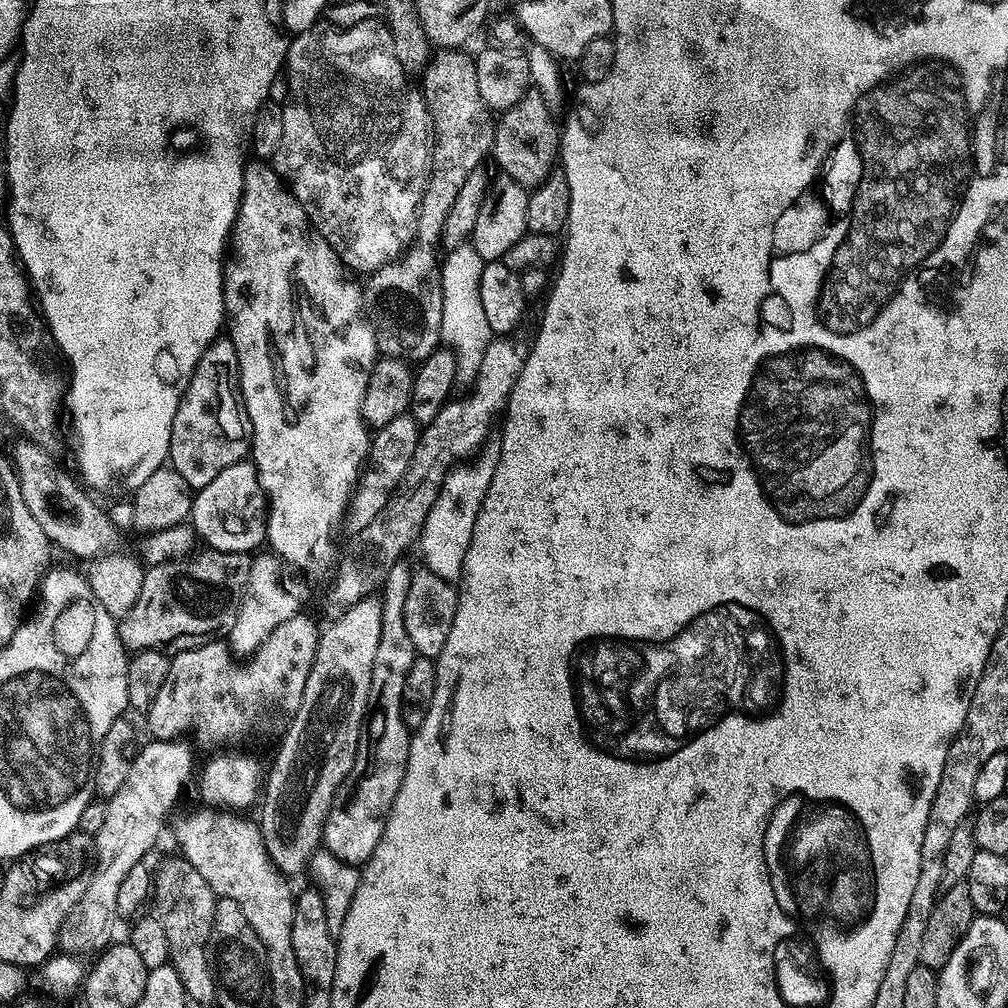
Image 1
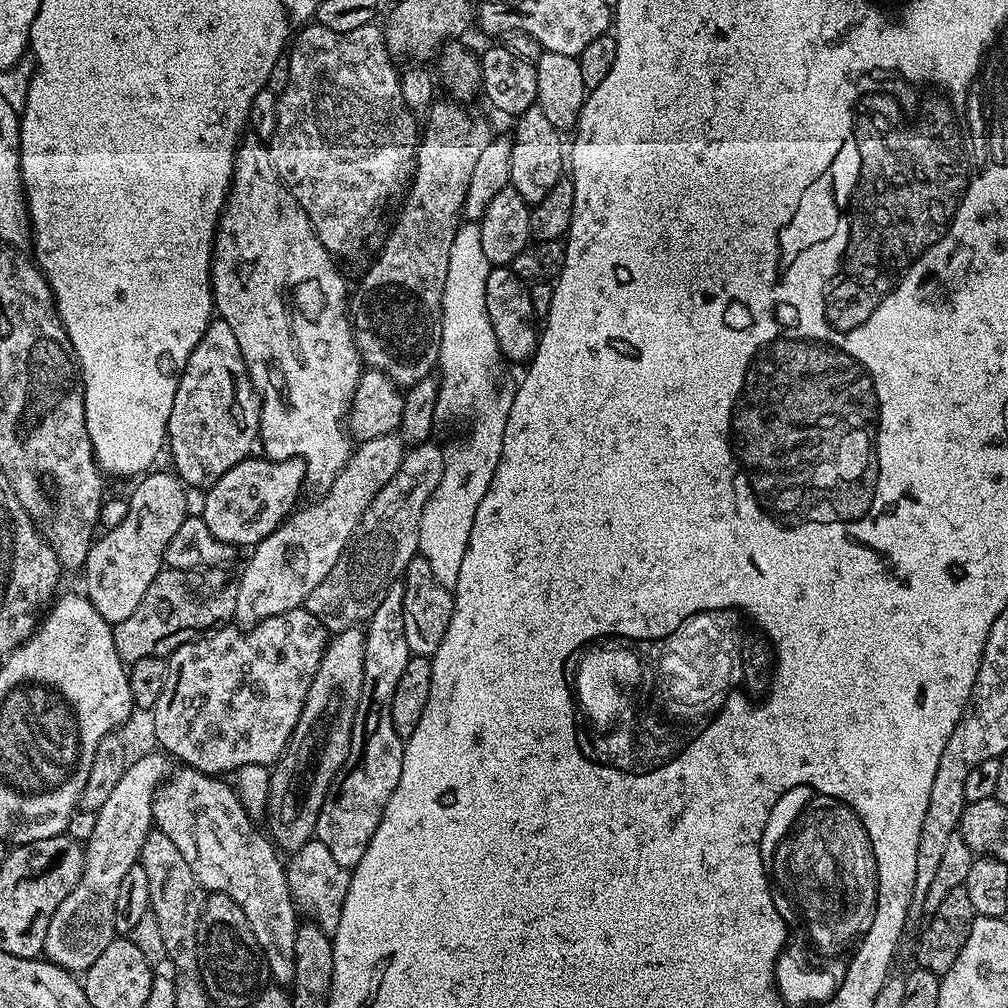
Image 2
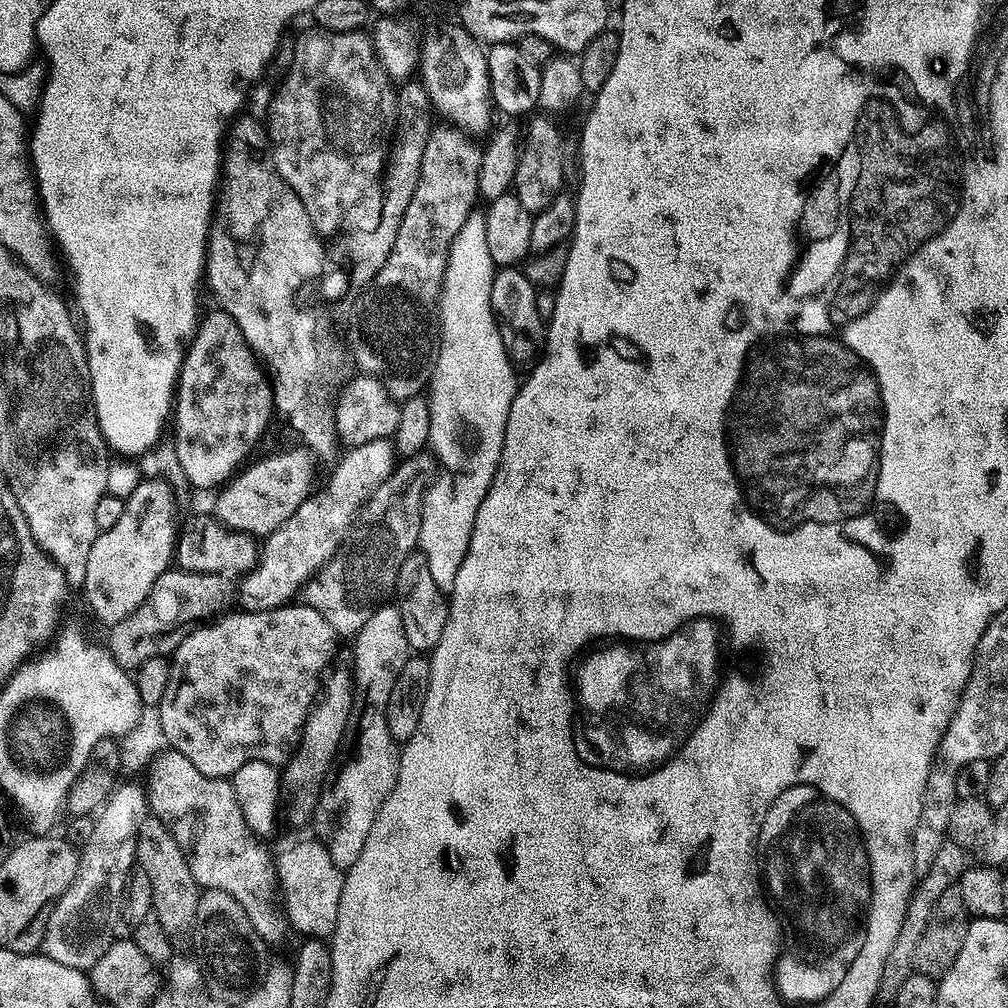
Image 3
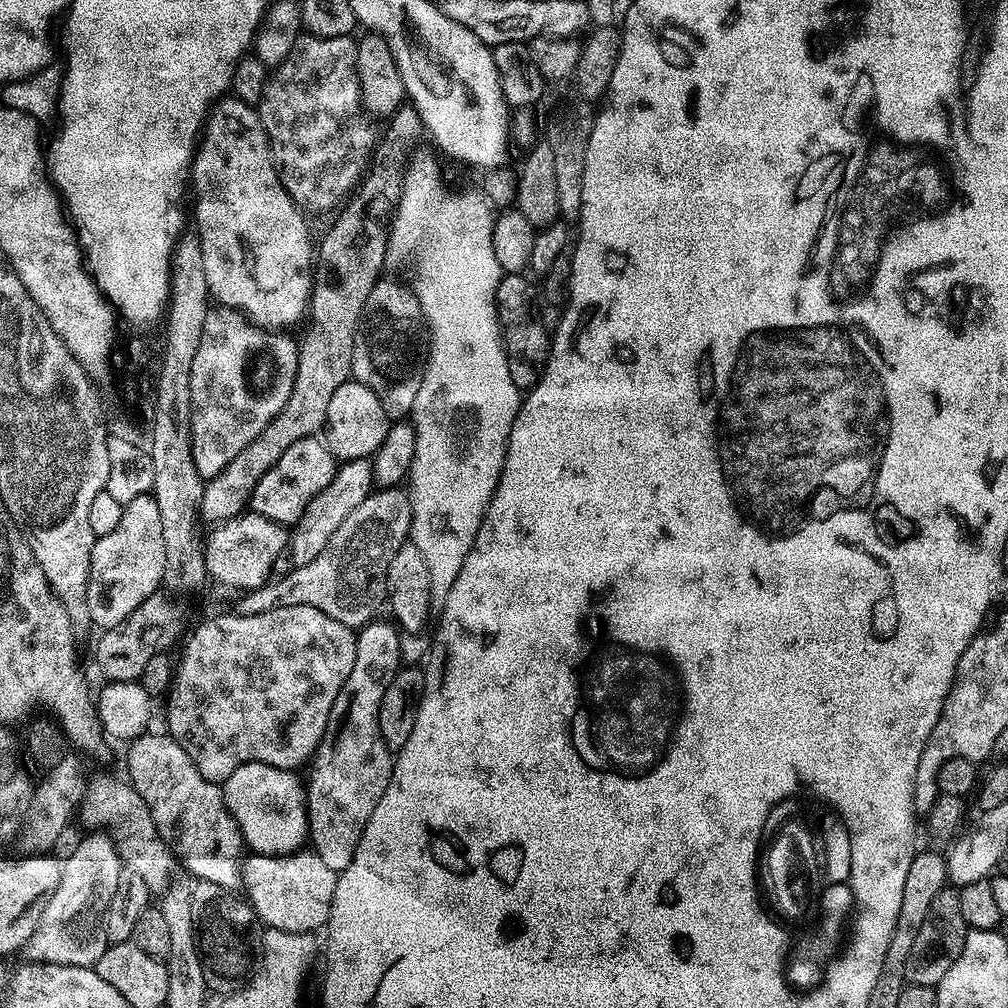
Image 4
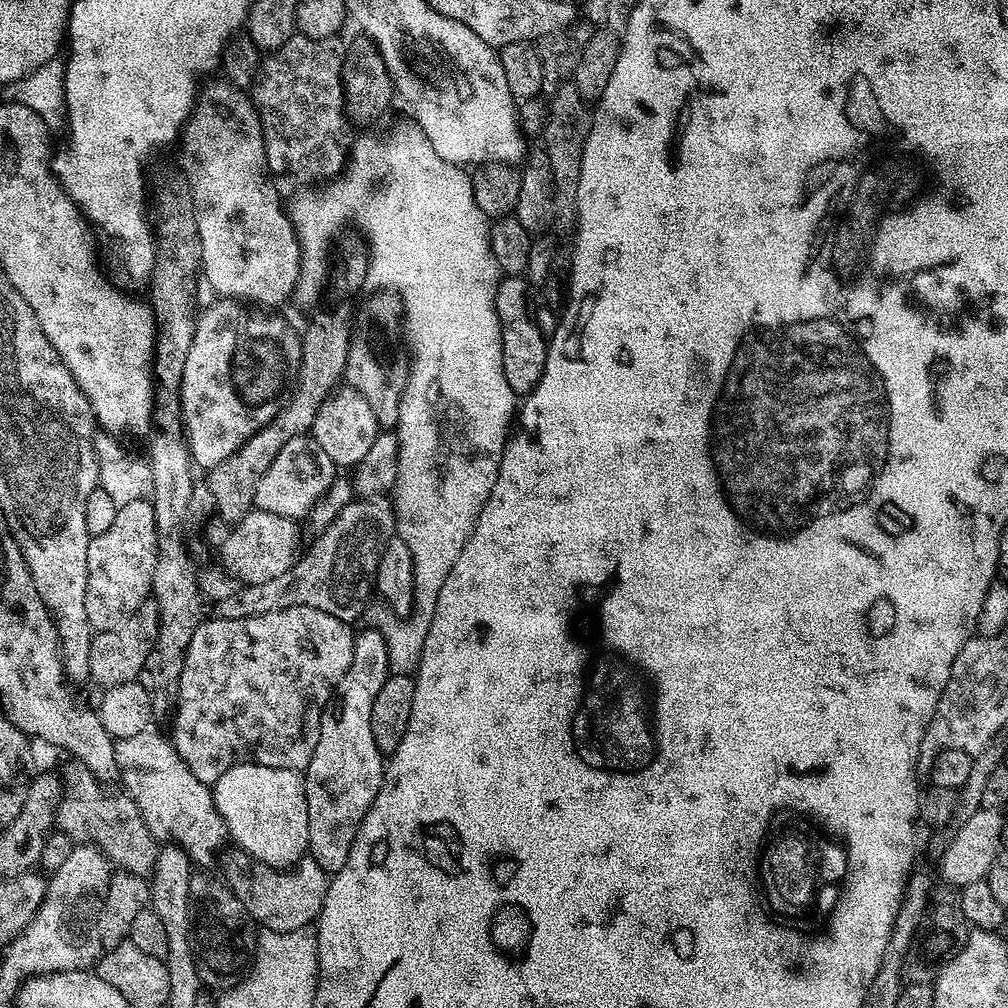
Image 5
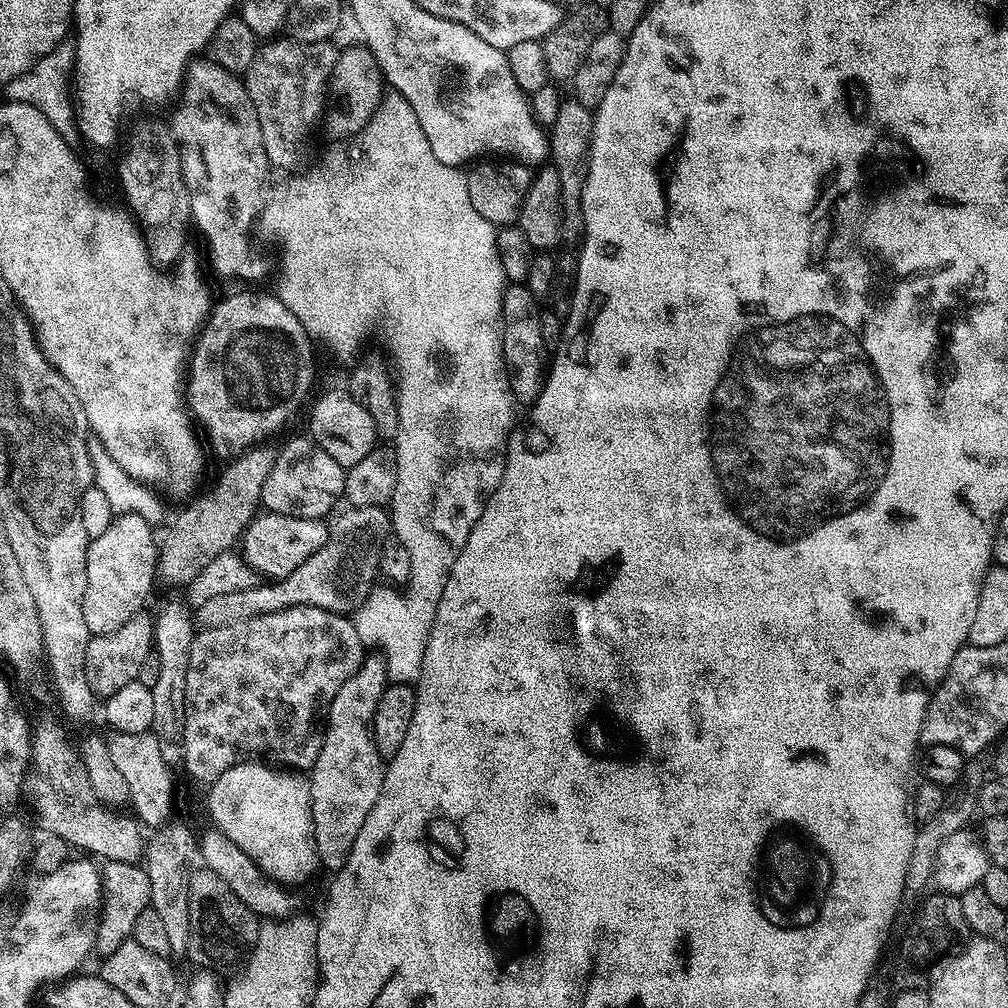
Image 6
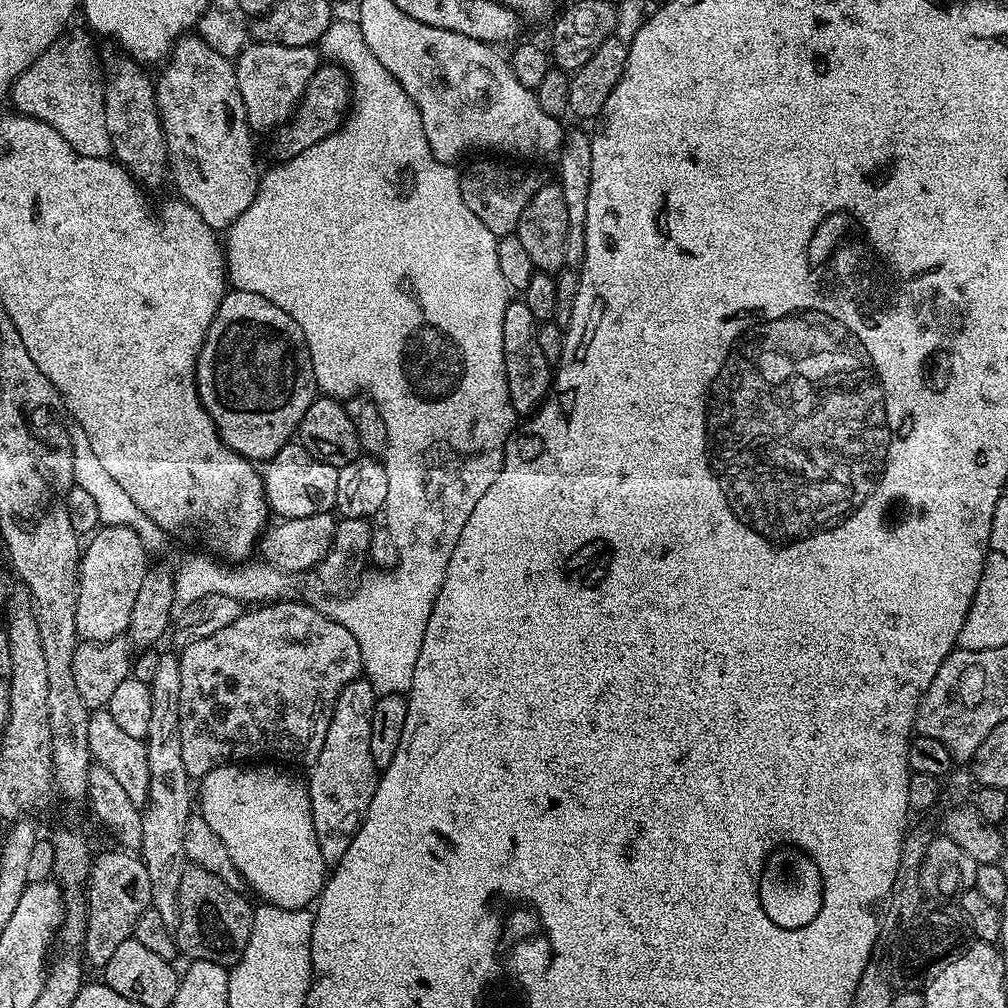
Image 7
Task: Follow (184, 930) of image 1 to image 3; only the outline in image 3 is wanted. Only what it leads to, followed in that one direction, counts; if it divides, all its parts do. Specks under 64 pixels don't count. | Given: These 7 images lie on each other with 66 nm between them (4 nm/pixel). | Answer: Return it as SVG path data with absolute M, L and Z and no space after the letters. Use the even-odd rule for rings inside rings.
M146 814L140 820L136 830L136 864L148 873L152 887L152 912L160 919L162 926L175 930L191 925L196 917L198 898L202 891L194 874L190 874L190 866L174 838L166 830L166 826L157 816Z

